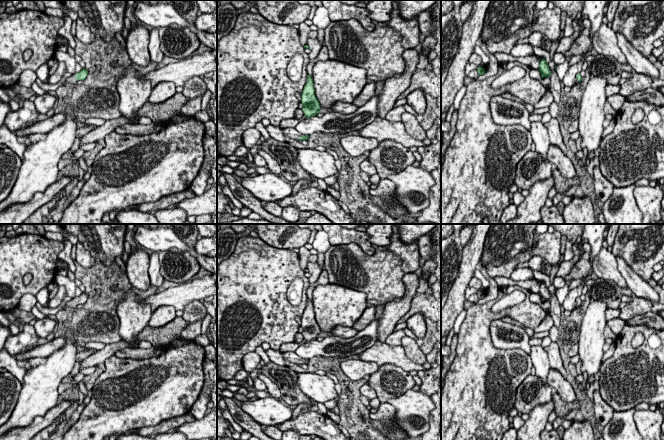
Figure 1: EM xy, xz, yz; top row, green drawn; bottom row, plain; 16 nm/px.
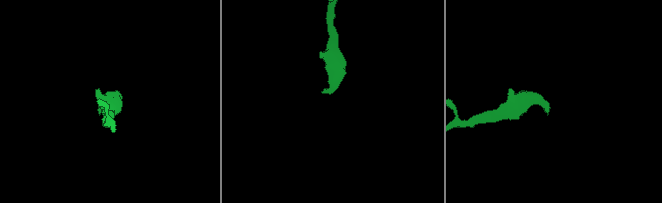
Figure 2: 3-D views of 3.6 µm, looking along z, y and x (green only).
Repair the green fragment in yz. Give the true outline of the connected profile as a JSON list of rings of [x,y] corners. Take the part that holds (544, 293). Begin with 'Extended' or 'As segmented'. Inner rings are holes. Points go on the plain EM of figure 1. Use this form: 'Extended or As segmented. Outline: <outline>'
As segmented. Outline: [[[543,282],[541,285],[540,285],[540,288],[539,288],[539,295],[541,297],[541,302],[543,303],[544,301],[550,301],[551,299],[551,296],[550,296],[550,293],[549,293],[549,290],[548,290],[548,287],[546,286],[545,282]]]

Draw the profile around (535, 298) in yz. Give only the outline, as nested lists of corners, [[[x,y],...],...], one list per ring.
[[[531,293],[529,297],[530,302],[540,305],[546,312],[550,312],[550,302],[541,302],[540,295],[538,293]]]

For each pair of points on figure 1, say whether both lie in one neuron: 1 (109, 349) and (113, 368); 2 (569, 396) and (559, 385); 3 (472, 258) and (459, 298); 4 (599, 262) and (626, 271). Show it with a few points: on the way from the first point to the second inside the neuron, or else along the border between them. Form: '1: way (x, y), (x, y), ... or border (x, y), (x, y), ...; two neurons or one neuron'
1: border (114, 354), (103, 362); two neurons
2: way (567, 393), (562, 388); one neuron
3: way (467, 268), (459, 288); one neuron
4: border (615, 258), (617, 269), (628, 286); two neurons

